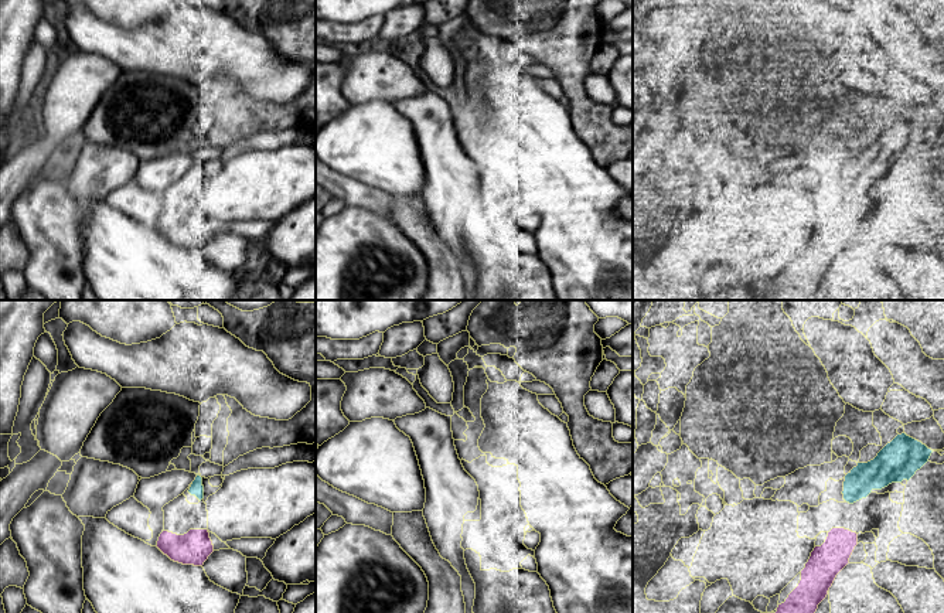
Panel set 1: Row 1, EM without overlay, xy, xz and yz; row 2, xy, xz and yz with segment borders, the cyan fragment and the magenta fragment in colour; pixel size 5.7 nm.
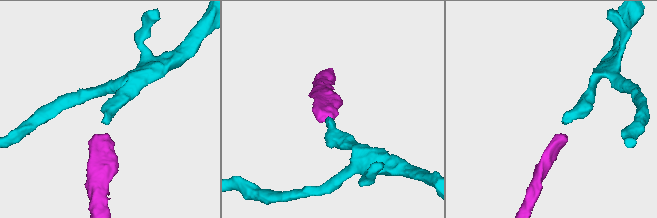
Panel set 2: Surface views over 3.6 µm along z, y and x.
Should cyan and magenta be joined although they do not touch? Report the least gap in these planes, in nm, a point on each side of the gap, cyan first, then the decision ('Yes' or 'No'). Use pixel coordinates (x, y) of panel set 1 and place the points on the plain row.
Distance 150 nm. Across: yz (849, 186), (844, 211). Yes

